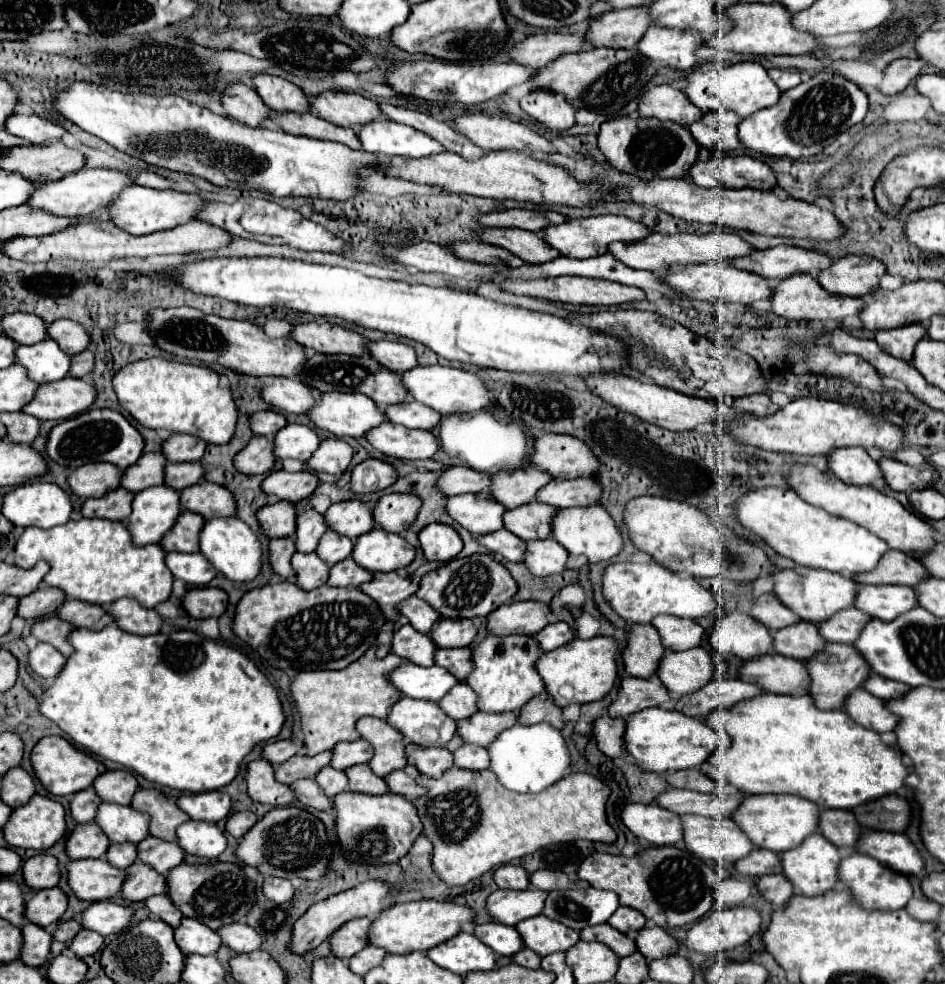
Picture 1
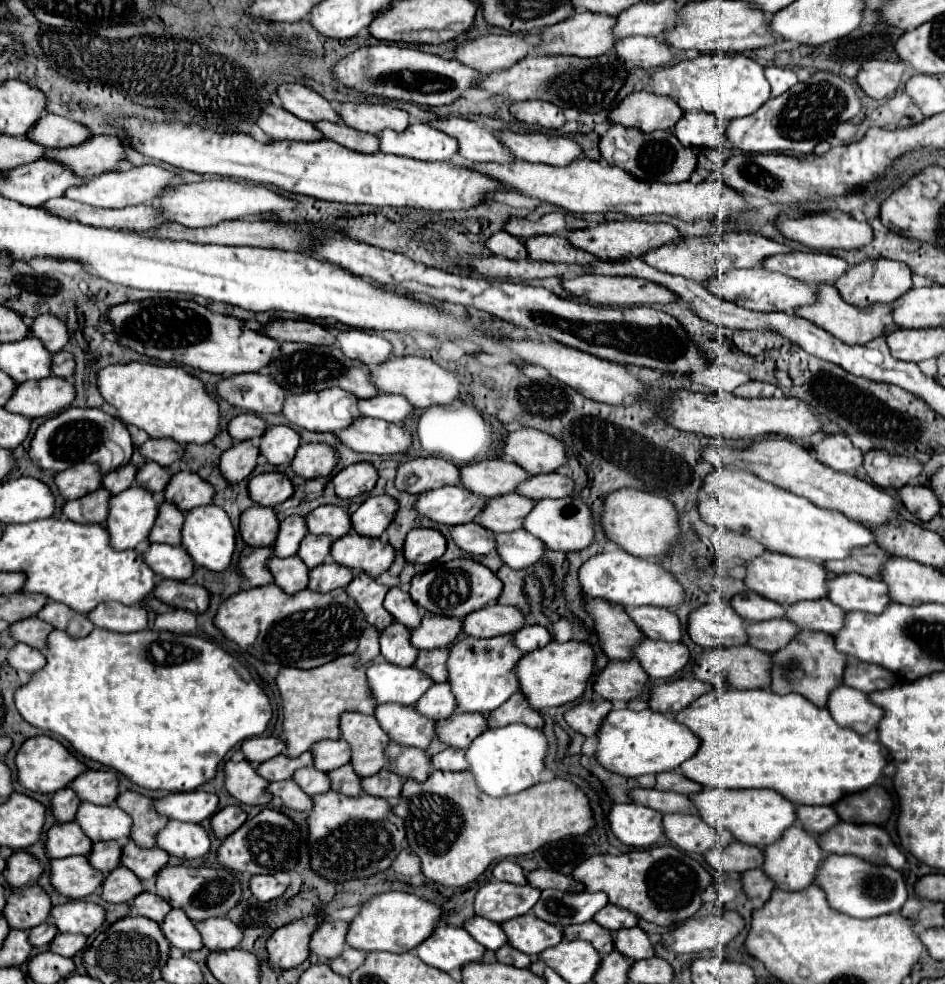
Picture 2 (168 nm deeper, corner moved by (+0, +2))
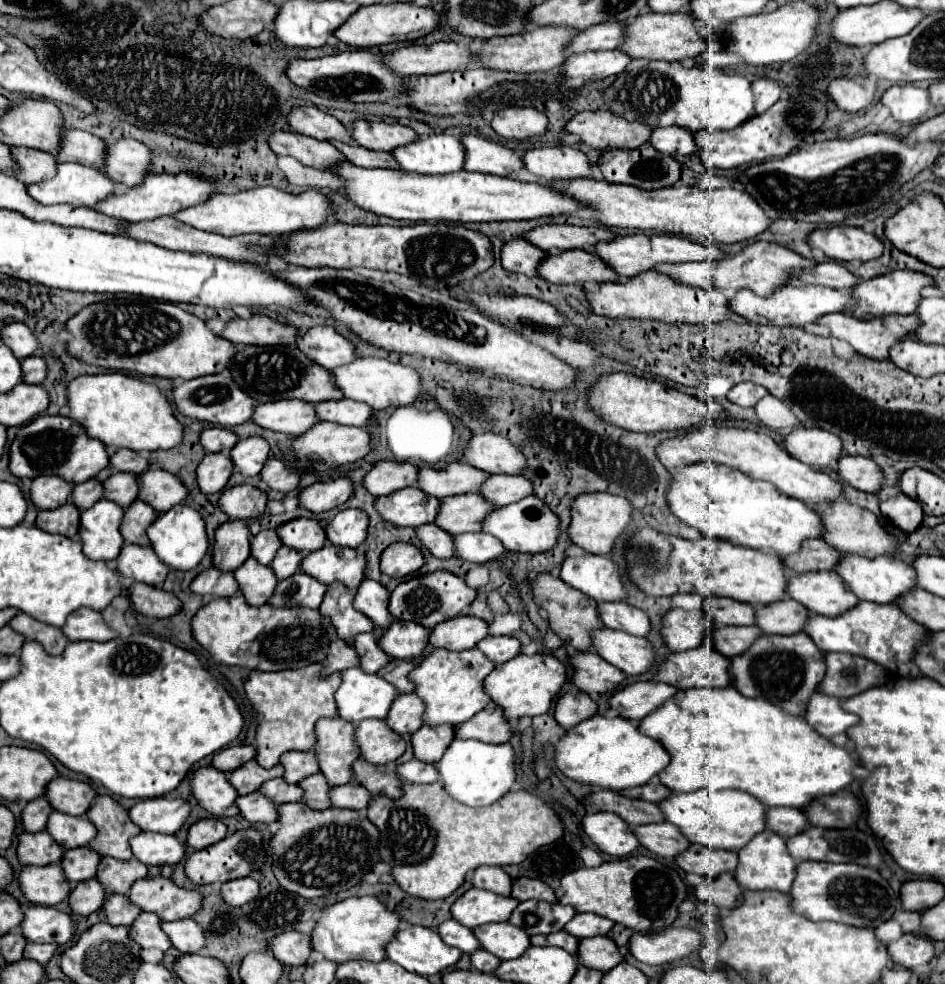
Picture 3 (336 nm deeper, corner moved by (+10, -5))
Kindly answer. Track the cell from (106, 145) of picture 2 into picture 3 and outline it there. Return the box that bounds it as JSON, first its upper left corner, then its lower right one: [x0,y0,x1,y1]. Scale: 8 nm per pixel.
[100,140,150,188]

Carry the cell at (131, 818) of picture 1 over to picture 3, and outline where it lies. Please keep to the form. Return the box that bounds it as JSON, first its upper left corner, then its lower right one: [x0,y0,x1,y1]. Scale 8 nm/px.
[46,812,96,848]

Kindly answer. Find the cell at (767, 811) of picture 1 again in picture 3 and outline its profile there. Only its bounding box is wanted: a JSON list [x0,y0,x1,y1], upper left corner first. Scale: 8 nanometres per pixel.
[660,790,766,852]

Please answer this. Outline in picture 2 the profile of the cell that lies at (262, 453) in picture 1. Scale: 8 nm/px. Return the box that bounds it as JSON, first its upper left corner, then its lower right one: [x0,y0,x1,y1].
[220,441,258,483]

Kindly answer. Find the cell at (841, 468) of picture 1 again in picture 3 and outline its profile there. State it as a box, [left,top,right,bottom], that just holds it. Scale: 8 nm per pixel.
[786,428,842,468]

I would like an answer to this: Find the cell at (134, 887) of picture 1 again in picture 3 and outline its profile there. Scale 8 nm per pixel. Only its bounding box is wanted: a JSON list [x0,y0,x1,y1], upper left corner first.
[68,878,110,916]

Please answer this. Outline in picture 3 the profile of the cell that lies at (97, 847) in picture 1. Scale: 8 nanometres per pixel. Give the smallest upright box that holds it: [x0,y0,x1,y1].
[18,832,64,864]

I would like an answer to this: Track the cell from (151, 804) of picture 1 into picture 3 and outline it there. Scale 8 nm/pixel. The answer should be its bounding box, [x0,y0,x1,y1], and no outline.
[86,796,142,860]

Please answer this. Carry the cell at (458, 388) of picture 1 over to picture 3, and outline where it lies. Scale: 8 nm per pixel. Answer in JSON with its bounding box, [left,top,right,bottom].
[332,358,422,410]

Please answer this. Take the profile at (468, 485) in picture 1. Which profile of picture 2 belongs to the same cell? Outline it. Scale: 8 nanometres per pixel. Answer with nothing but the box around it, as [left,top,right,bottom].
[394,457,460,493]

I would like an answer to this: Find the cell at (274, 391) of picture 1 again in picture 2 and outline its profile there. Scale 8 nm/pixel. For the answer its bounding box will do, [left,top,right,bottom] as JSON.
[214,373,284,415]

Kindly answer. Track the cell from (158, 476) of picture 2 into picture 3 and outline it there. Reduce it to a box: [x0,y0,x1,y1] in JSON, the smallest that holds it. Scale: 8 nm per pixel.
[104,472,138,508]

